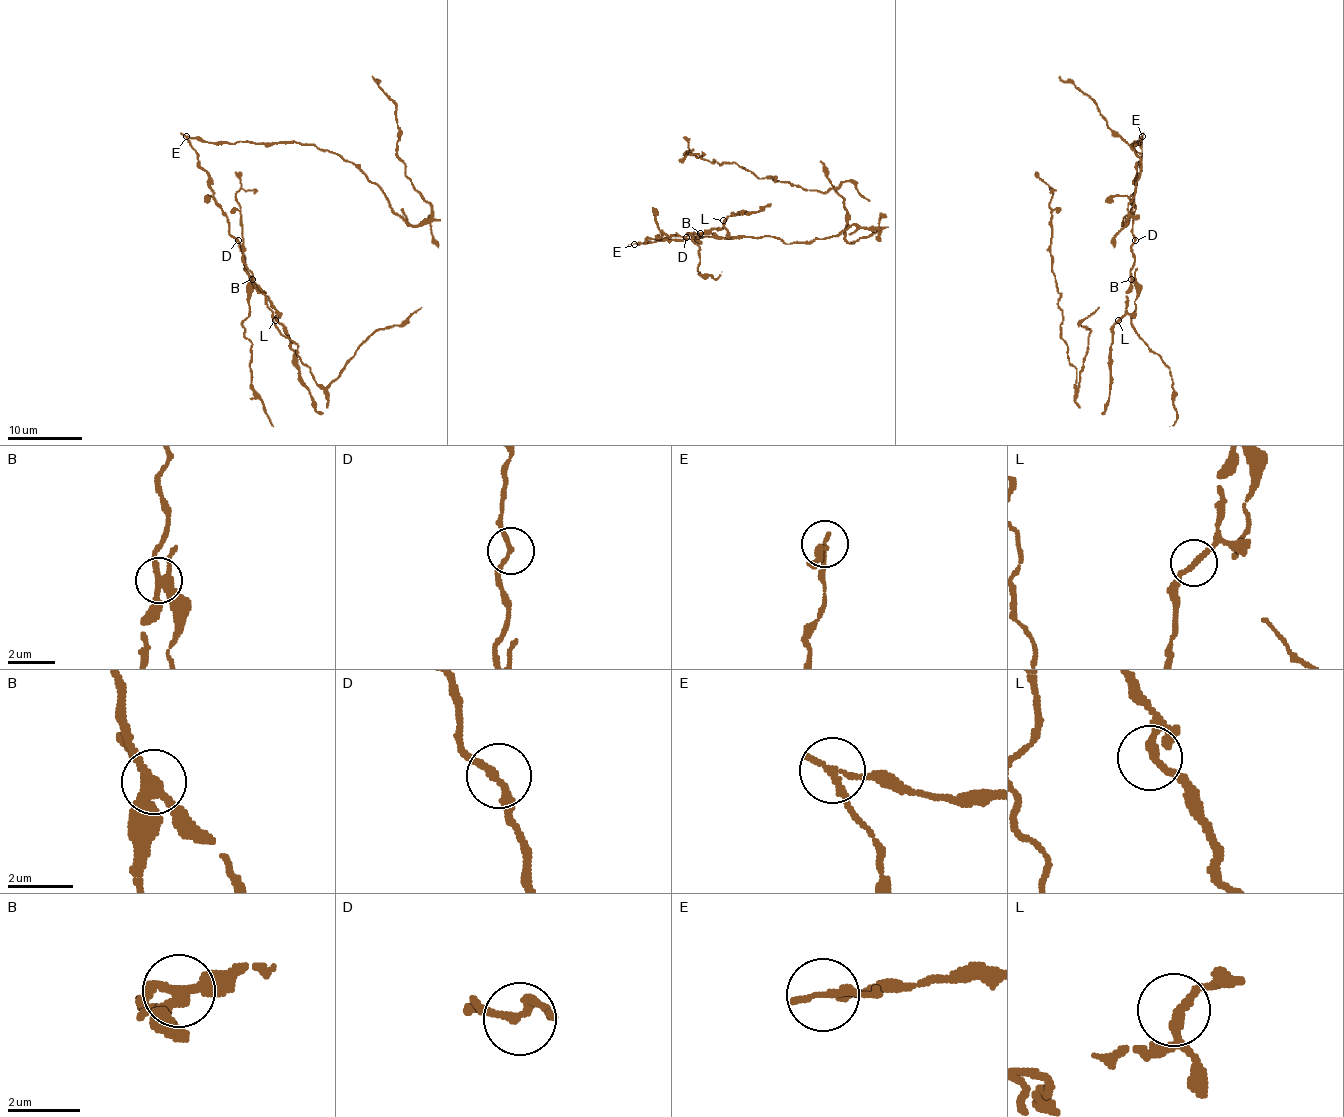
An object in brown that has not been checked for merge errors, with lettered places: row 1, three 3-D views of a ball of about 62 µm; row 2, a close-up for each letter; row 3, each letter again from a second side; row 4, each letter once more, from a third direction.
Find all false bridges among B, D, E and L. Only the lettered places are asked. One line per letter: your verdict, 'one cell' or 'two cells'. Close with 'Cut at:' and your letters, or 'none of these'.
B: two cells
D: one cell
E: two cells
L: one cell
Cut at: B, E

